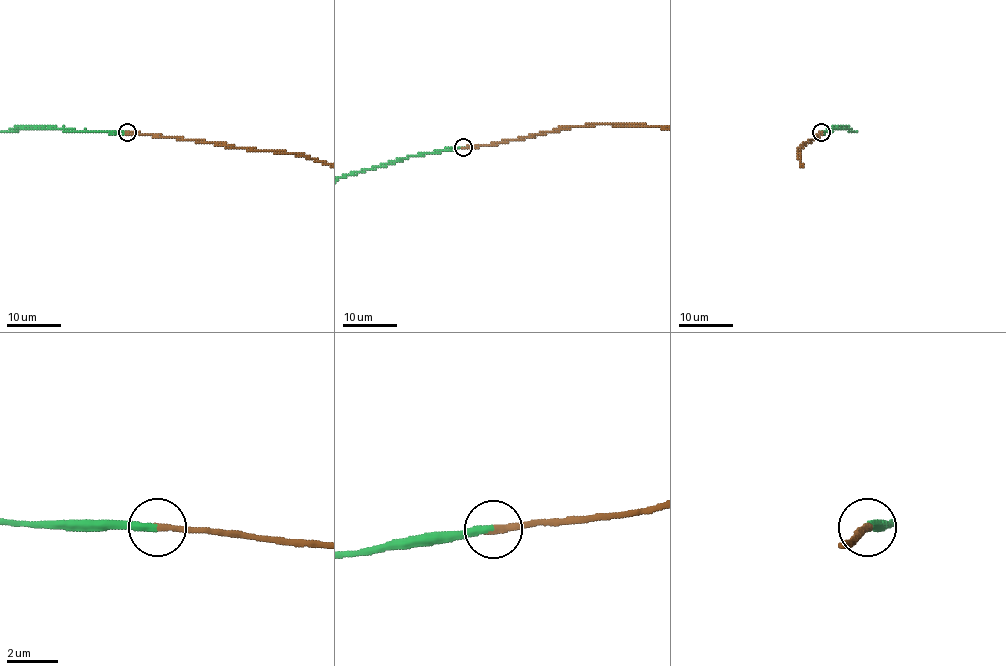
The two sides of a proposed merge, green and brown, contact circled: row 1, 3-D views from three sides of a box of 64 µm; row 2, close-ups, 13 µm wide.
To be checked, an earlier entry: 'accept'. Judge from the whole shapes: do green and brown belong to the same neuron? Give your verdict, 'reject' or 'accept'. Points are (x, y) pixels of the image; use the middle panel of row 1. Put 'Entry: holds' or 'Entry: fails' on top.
Entry: holds
accept

